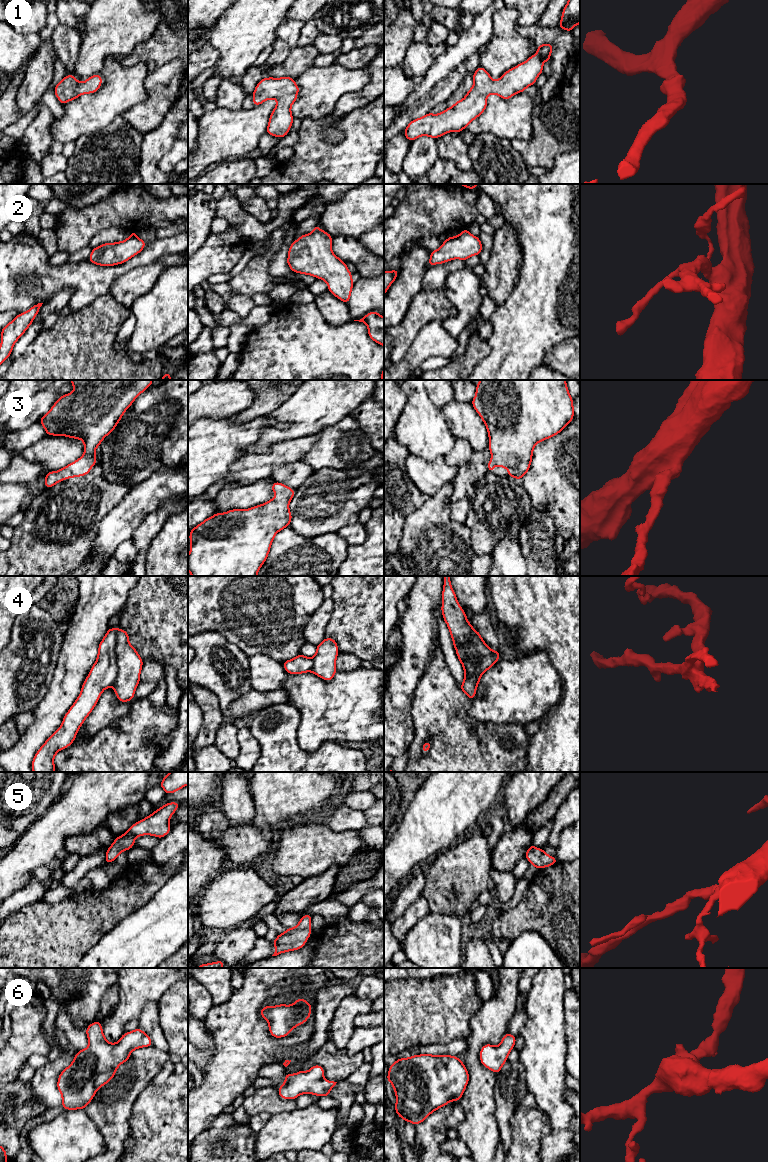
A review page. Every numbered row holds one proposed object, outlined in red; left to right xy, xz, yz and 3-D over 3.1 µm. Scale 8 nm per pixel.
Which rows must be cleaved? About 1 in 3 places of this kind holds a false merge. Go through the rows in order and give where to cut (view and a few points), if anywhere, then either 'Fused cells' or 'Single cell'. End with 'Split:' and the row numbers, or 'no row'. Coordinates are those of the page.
1: No split. Single cell
2: No split. Single cell
3: No split. Single cell
4: Split along xy (119, 629), (116, 635), (115, 647), (117, 676), (111, 686). Fused cells
5: No split. Single cell
6: No split. Single cell
Split: 4

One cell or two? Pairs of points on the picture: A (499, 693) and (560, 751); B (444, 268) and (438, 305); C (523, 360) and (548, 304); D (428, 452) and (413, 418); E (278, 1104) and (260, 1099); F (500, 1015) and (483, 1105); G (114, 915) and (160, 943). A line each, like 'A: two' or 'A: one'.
A: two
B: two
C: one
D: one
E: one
F: one
G: two

